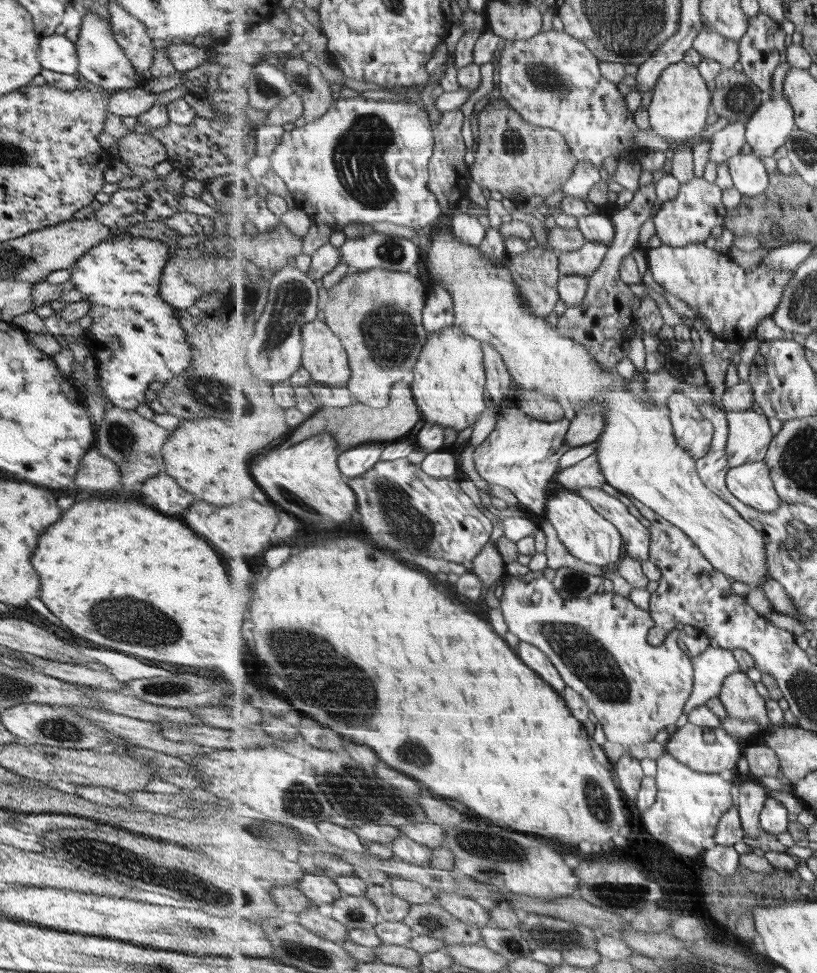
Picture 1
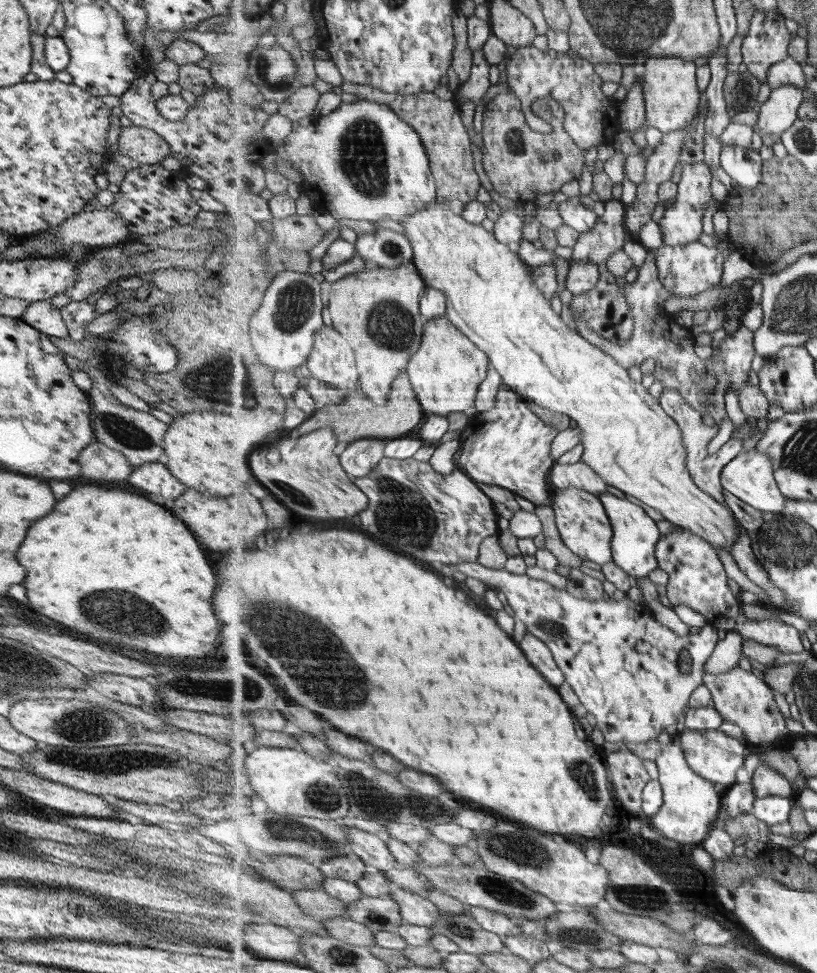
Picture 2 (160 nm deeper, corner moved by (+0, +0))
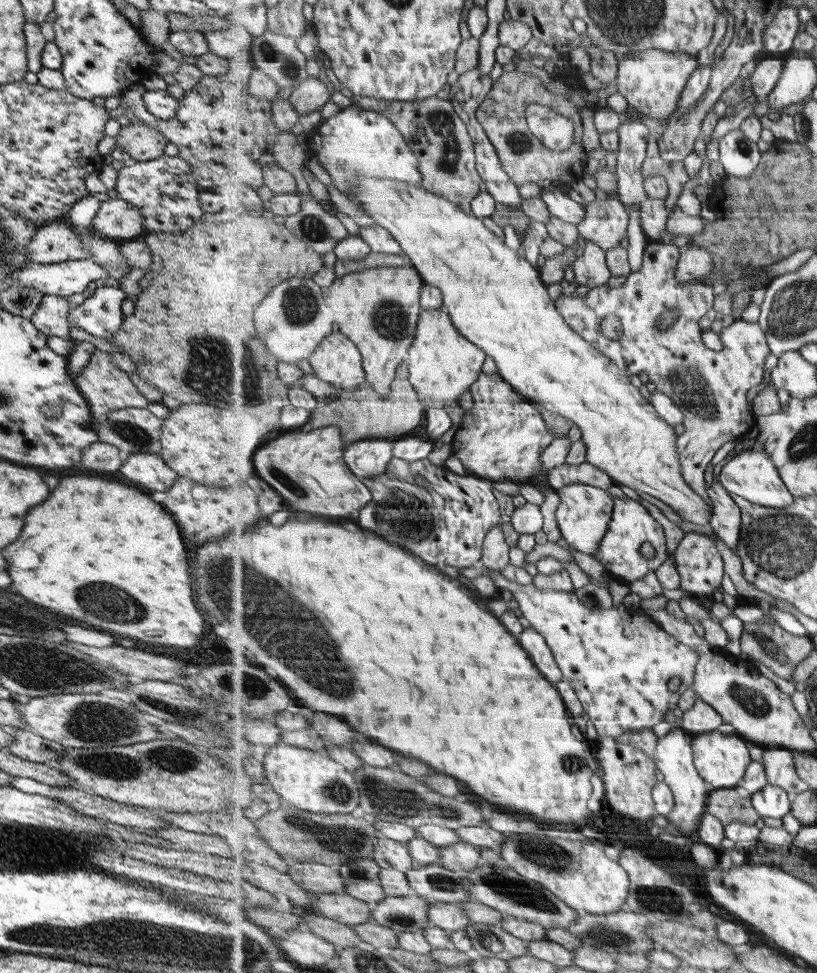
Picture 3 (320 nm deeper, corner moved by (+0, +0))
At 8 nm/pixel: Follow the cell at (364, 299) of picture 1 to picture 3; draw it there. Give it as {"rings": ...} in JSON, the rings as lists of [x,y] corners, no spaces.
{"rings":[[[370,267],[363,271],[347,273],[329,286],[327,295],[336,314],[334,322],[342,334],[357,342],[363,352],[367,381],[379,394],[389,394],[395,380],[395,372],[401,362],[407,362],[409,346],[415,342],[420,314],[424,279],[414,267]]]}

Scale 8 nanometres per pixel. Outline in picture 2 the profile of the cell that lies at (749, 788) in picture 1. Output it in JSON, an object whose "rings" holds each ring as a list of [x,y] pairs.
{"rings":[[[767,763],[759,765],[752,781],[755,785],[756,800],[769,795],[781,795],[783,798],[795,801],[799,796],[799,793],[795,791],[795,784]]]}

